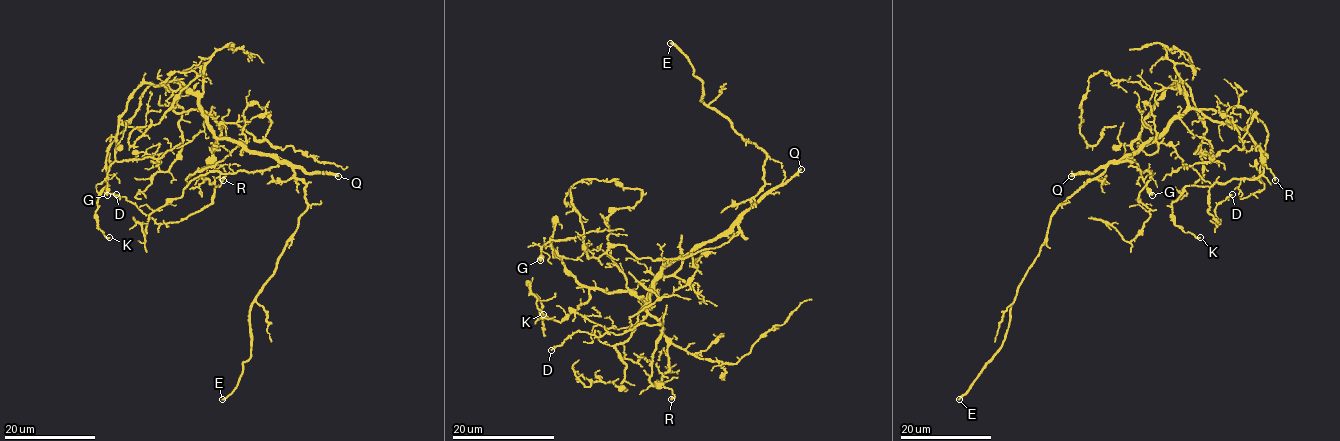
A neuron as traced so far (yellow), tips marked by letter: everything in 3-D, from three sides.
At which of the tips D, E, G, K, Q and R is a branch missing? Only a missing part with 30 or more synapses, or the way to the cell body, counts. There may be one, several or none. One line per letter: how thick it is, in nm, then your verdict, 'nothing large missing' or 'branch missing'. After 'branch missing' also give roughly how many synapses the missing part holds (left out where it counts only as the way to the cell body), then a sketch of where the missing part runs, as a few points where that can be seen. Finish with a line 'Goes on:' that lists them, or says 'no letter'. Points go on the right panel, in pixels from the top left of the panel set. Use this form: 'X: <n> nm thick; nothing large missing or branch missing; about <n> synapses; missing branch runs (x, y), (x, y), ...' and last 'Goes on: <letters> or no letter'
D: 130 nm thick; nothing large missing
E: 200 nm thick; branch missing; missing branch runs (959, 399), (956, 402), (937, 393), (930, 386), (932, 356), (912, 346)
G: 480 nm thick; nothing large missing
K: 150 nm thick; nothing large missing
Q: 320 nm thick; branch missing; about 550 synapses
R: 280 nm thick; nothing large missing
Goes on: E, Q

